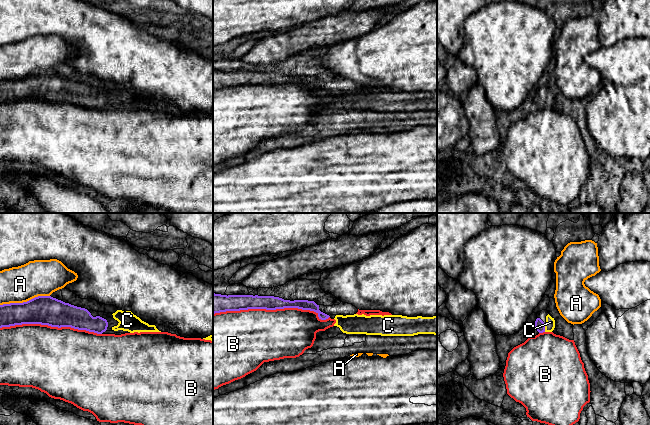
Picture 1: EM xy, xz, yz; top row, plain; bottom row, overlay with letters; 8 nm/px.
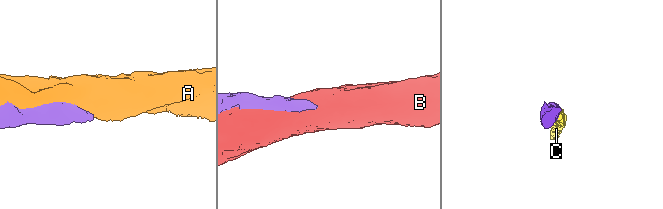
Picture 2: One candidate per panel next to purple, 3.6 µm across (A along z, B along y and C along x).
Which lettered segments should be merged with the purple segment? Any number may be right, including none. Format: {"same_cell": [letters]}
{"same_cell": ["C"]}

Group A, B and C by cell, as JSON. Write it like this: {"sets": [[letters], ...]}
{"sets": [["A"], ["B"], ["C"]]}

